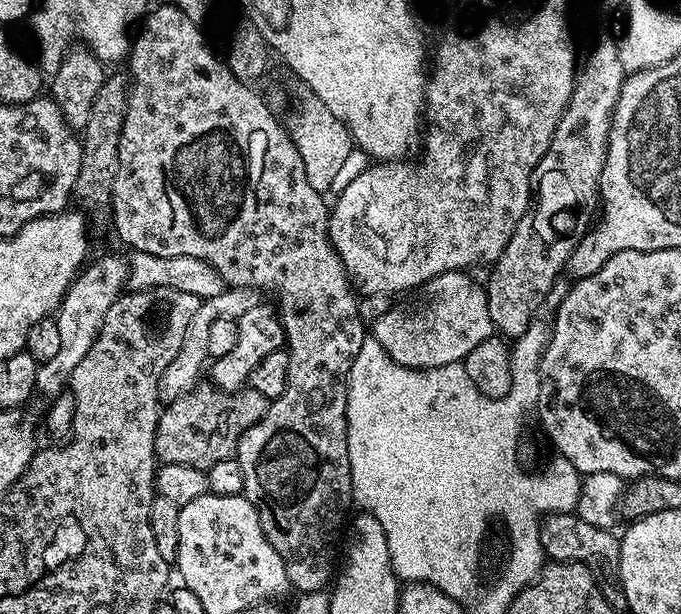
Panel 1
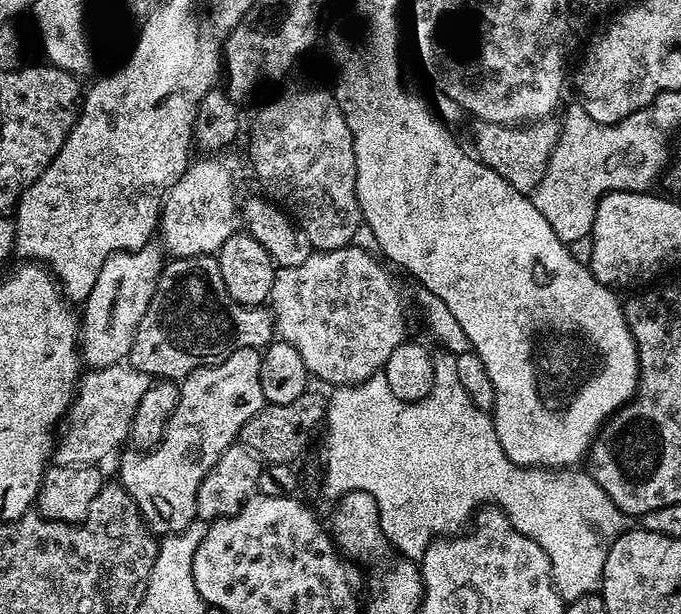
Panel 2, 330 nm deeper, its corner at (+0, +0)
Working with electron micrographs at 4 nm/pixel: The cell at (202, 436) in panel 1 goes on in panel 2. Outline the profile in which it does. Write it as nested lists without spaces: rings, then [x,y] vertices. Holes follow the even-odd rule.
[[[309,390],[298,394],[294,402],[285,404],[265,403],[254,418],[250,418],[240,431],[239,443],[250,446],[261,461],[269,464],[292,464],[308,448],[308,443],[316,436],[316,431],[321,431],[328,415],[328,401],[325,393]]]

